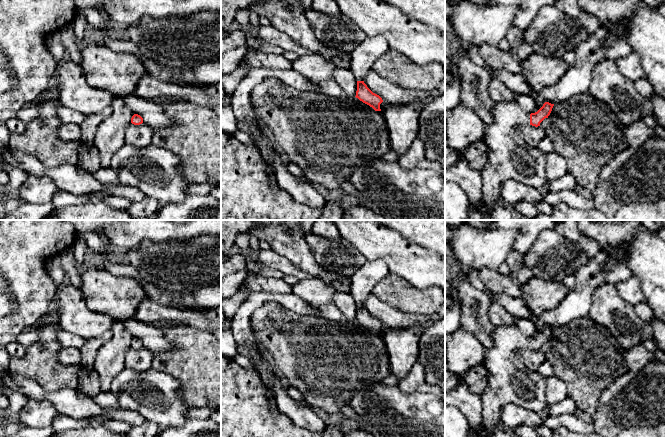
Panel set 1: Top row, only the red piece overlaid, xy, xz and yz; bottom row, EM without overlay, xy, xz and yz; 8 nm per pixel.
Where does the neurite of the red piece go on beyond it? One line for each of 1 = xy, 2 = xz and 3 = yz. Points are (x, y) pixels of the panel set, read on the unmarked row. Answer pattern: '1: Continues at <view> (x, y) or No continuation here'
1: No continuation here
2: Continues at xz (370, 273)
3: Continues at yz (509, 382)

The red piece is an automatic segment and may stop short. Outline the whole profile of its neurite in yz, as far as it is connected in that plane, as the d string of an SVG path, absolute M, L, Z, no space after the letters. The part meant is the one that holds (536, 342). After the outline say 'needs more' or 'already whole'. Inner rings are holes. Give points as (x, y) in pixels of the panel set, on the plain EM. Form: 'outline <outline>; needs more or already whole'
outline M515 324L495 327L493 346L486 350L484 359L488 373L488 384L481 397L484 432L502 426L502 410L509 404L535 413L547 406L546 378L524 367L516 351L522 348L540 350L553 330L545 326L537 336L528 338Z; needs more

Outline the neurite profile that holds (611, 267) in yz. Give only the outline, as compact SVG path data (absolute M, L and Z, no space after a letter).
M612 248L609 252L600 250L597 257L578 268L575 273L576 283L557 308L546 311L534 321L537 336L545 326L557 328L579 317L587 316L591 307L595 289L602 284L614 284L632 276L628 268L626 250Z

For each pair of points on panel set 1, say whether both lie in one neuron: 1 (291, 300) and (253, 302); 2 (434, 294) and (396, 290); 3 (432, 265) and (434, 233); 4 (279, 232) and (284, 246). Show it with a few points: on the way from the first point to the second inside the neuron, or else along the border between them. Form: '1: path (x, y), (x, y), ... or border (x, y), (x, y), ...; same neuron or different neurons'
1: path (282, 299), (262, 297); same neuron
2: path (425, 295), (405, 295); same neuron
3: border (411, 242), (434, 253); different neurons
4: path (282, 235), (284, 243); same neuron

